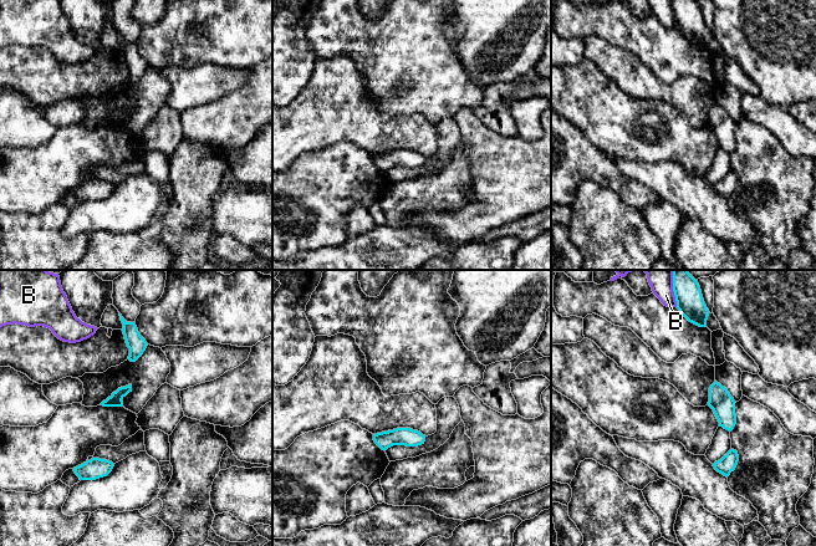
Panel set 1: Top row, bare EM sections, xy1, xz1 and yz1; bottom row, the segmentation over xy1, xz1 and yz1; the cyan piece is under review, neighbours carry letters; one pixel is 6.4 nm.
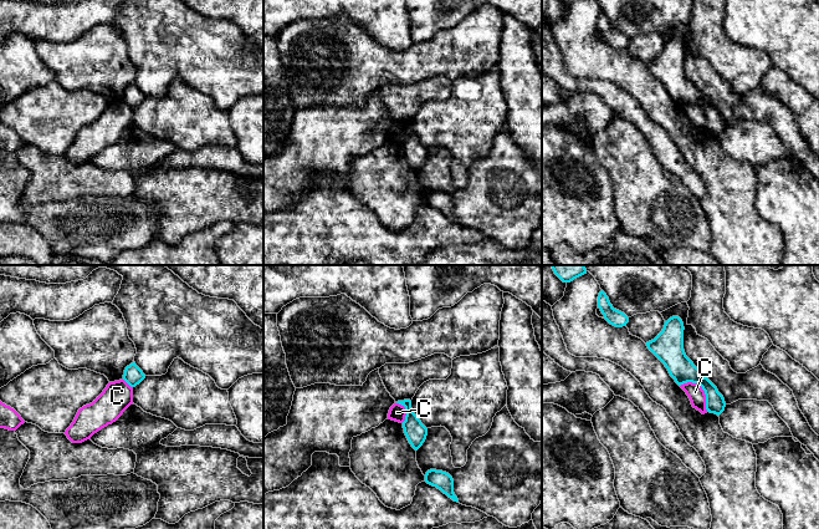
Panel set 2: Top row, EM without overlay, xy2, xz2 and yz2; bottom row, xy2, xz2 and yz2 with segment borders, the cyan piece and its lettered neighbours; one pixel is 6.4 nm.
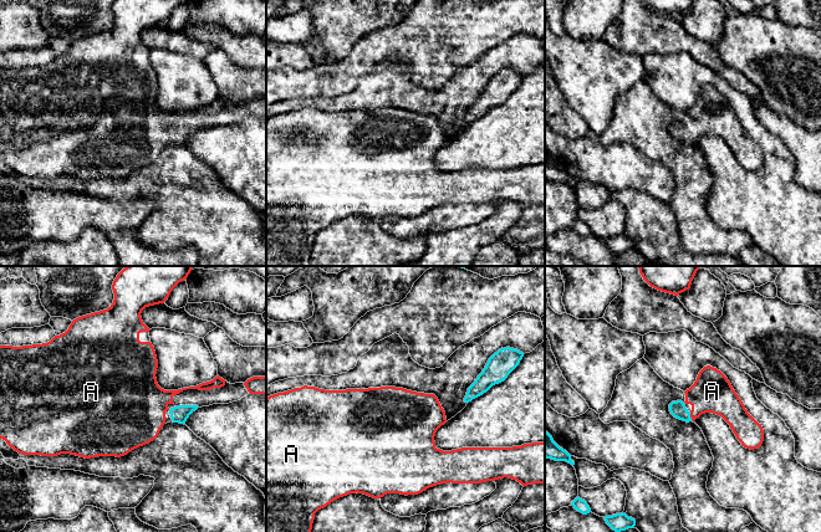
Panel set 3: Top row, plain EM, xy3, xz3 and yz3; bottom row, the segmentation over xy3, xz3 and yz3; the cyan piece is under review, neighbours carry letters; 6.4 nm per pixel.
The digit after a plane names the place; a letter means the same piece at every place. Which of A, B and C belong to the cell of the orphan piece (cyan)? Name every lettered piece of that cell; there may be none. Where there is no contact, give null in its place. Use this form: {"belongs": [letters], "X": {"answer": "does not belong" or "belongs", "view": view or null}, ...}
{"belongs": ["A"], "A": {"answer": "belongs", "view": "yz3"}, "B": {"answer": "does not belong", "view": "yz1"}, "C": {"answer": "does not belong", "view": "yz2"}}

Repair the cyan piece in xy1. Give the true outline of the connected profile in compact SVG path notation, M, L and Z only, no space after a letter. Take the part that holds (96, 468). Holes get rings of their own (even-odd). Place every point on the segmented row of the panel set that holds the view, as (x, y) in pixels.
M92 458L91 460L73 468L73 471L80 480L96 480L107 476L113 466L114 464L109 460Z

